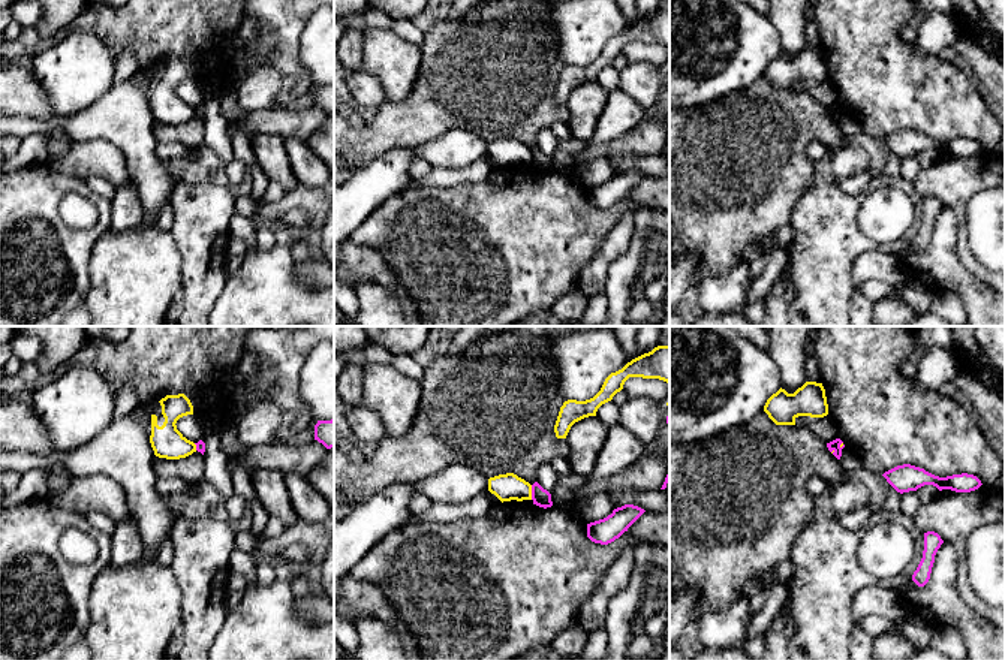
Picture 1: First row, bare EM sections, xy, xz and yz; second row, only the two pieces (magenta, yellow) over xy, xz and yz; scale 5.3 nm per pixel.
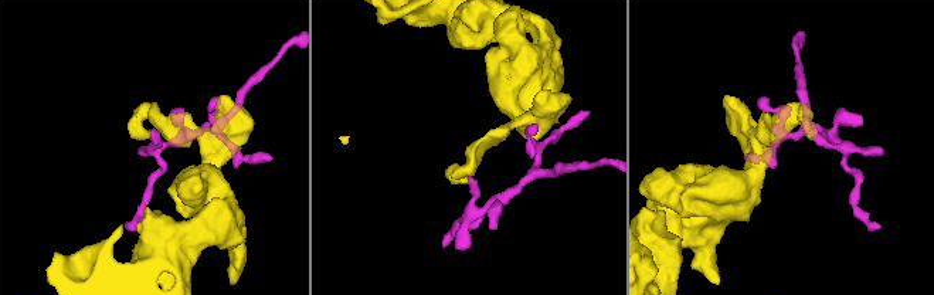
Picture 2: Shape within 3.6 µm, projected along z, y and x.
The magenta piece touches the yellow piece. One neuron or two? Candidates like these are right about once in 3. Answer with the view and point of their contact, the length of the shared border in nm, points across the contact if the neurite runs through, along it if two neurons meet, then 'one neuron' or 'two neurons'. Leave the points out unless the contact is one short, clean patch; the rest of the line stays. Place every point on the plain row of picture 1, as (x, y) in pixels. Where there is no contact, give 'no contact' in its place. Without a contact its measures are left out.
contact xz (532, 157); length 80 nm; two neurons

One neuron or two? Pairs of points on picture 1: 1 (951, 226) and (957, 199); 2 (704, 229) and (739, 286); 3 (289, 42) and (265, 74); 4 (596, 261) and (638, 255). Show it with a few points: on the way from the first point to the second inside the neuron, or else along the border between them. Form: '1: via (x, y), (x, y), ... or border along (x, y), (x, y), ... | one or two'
1: border along (944, 205), (953, 211), (960, 225), (957, 249) | two
2: border along (742, 256), (728, 270), (701, 274), (697, 279) | two
3: border along (271, 29), (271, 65), (280, 75), (277, 99) | two
4: border along (632, 223), (629, 246), (610, 265), (605, 289) | two

